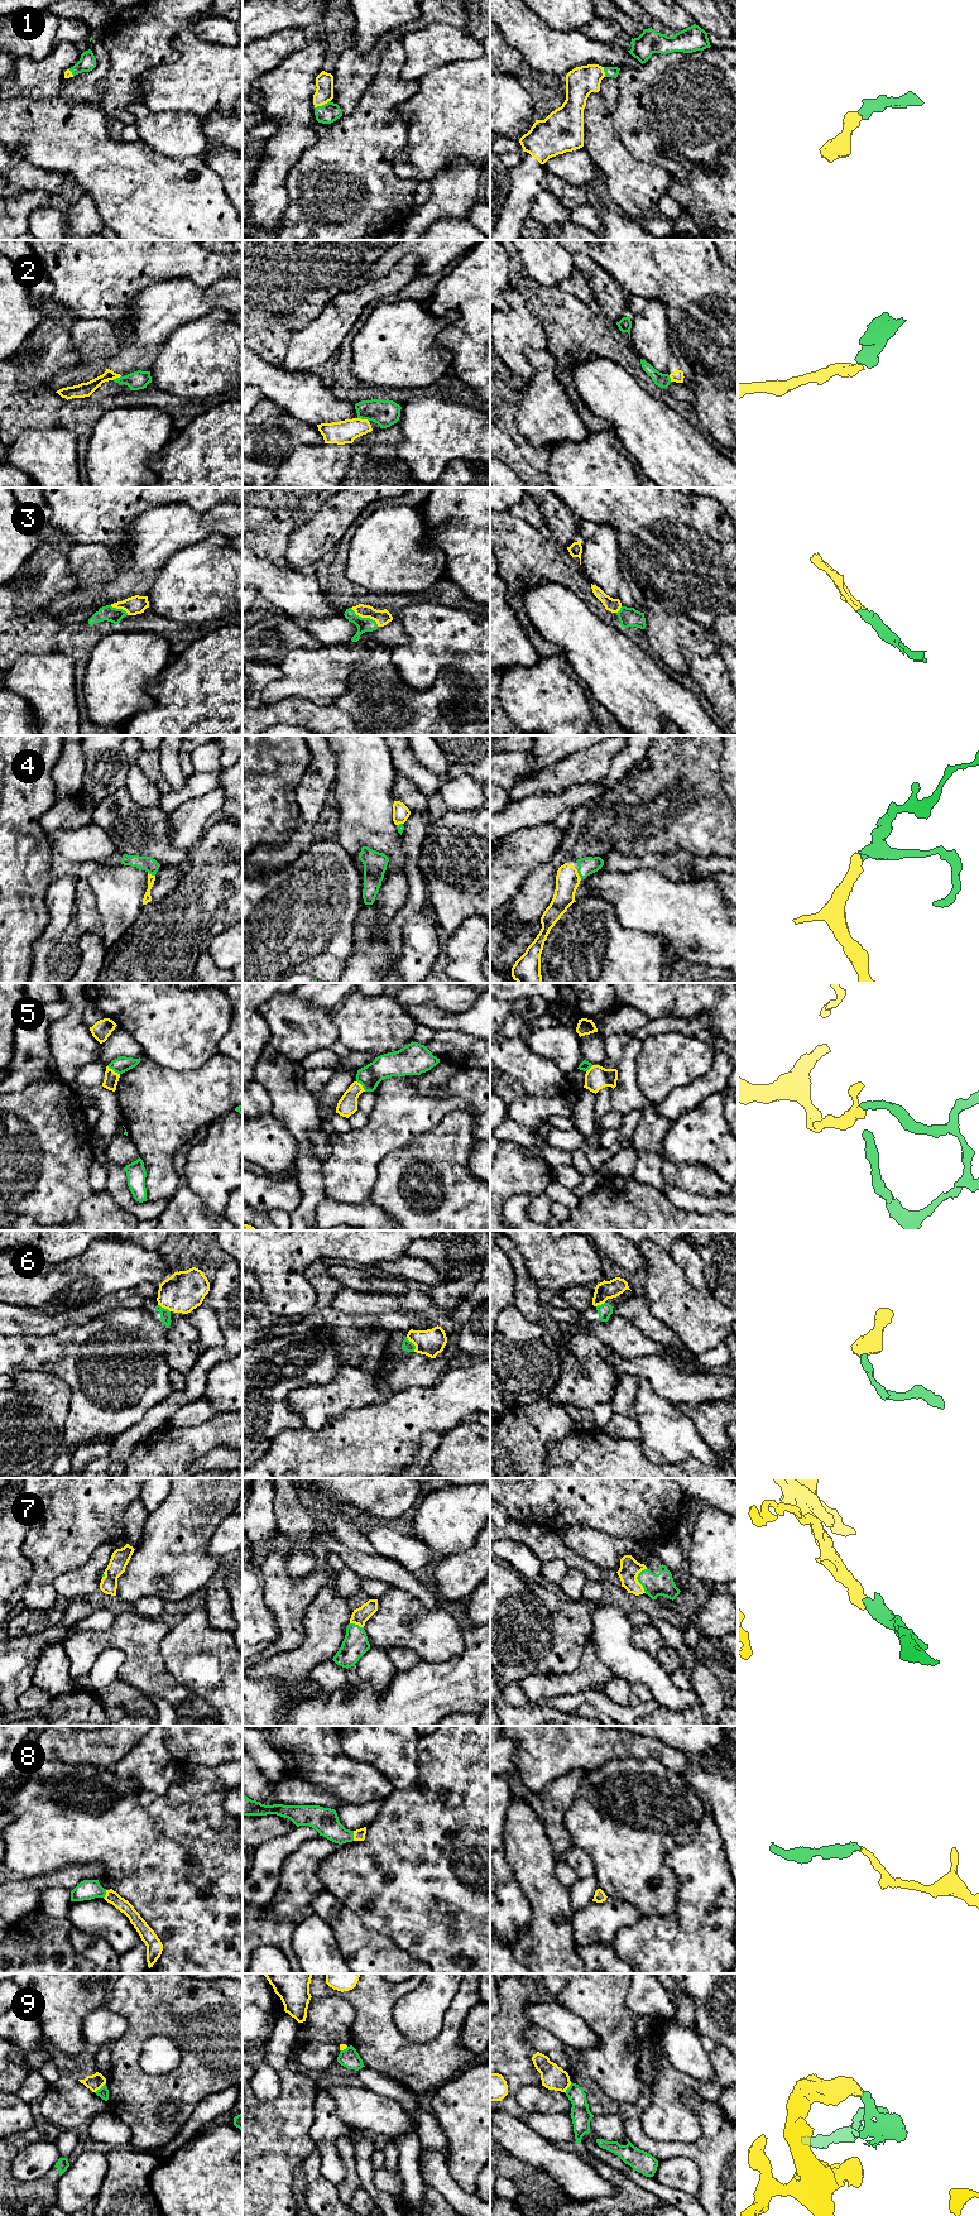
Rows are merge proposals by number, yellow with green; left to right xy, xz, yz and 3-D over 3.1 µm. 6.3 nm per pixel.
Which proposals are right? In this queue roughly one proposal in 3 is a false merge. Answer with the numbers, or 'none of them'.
1, 3, 4, 7, 8

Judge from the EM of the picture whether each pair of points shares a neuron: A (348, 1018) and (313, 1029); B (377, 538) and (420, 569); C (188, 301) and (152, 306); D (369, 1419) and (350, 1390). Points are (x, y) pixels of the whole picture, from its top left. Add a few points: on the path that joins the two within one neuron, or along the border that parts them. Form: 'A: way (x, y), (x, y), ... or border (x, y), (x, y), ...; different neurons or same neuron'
A: border (335, 1008), (332, 1023), (336, 1027), (339, 1040); different neurons
B: way (387, 548), (399, 561), (409, 565); same neuron
C: way (180, 301), (161, 306); same neuron
D: border (383, 1399), (332, 1415); different neurons

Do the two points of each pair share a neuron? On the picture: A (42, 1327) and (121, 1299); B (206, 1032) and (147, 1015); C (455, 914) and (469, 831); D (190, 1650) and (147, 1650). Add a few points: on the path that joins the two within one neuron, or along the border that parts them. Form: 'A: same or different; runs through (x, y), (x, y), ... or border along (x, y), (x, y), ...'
A: same; runs through (62, 1319), (81, 1315), (101, 1306)
B: same; runs through (191, 1029), (178, 1029), (162, 1017)
C: same; runs through (455, 893), (469, 871), (469, 852)
D: different; border along (171, 1629), (161, 1644), (161, 1656), (173, 1677)

